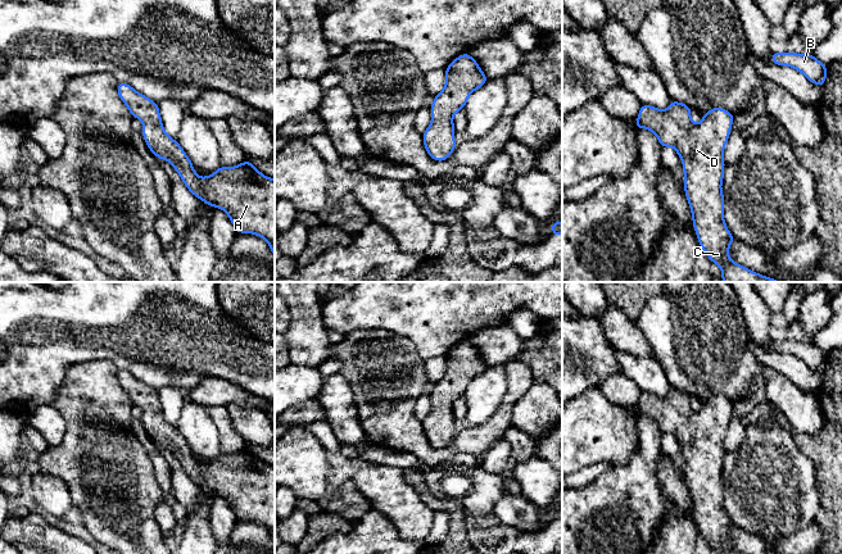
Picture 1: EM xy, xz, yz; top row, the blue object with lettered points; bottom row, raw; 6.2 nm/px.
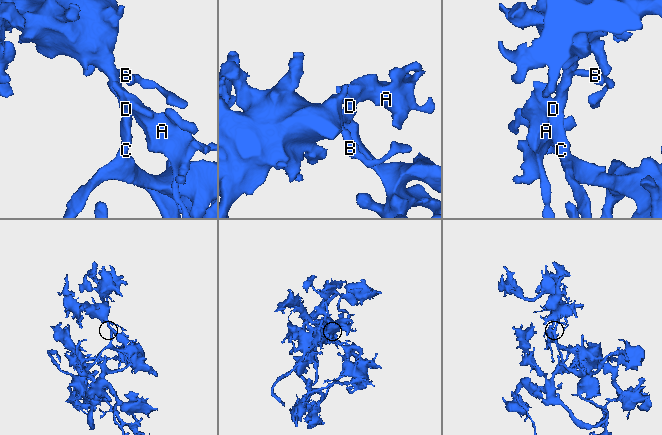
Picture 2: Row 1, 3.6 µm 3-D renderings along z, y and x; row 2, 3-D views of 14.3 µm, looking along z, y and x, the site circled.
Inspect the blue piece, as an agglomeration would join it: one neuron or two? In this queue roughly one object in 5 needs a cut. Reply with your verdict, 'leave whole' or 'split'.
leave whole

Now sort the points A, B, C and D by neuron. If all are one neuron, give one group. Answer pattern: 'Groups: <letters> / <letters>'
Groups: A B C D

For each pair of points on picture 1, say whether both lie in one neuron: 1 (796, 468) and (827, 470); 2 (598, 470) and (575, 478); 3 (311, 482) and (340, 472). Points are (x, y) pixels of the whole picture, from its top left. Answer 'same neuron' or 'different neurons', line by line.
1: different neurons
2: same neuron
3: different neurons

